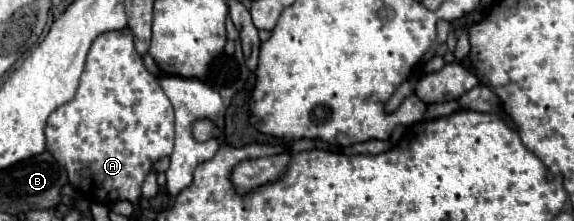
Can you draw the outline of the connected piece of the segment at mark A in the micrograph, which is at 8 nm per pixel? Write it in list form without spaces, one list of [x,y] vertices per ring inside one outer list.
[[[130,30],[100,34],[86,56],[86,66],[80,78],[76,96],[56,108],[46,124],[46,150],[66,168],[70,184],[88,200],[100,204],[114,204],[118,200],[136,202],[140,188],[152,164],[164,156],[170,156],[174,144],[174,112],[168,104],[168,96],[160,88],[158,80],[144,68],[142,56],[134,48]]]

